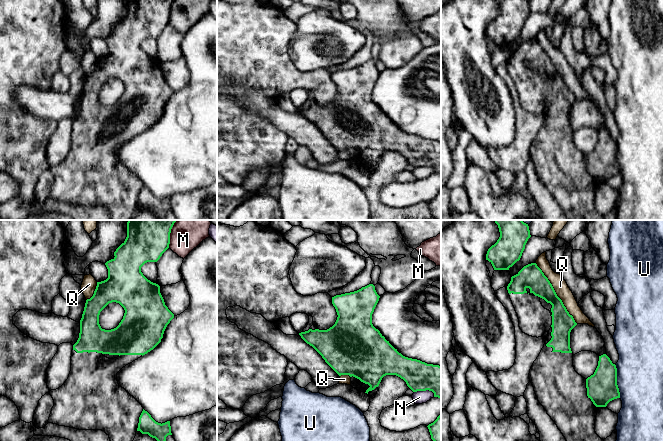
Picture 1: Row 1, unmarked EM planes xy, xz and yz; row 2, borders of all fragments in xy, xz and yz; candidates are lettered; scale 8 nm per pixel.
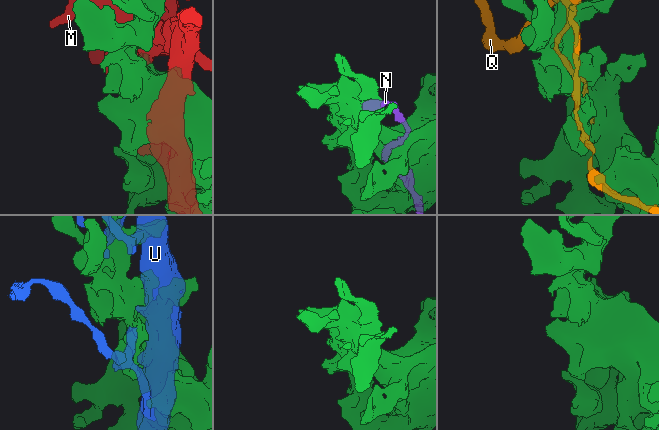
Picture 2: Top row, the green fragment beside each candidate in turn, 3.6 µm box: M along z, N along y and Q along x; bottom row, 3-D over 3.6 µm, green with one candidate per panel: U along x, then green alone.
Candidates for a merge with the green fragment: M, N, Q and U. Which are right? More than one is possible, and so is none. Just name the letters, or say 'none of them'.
none of them

